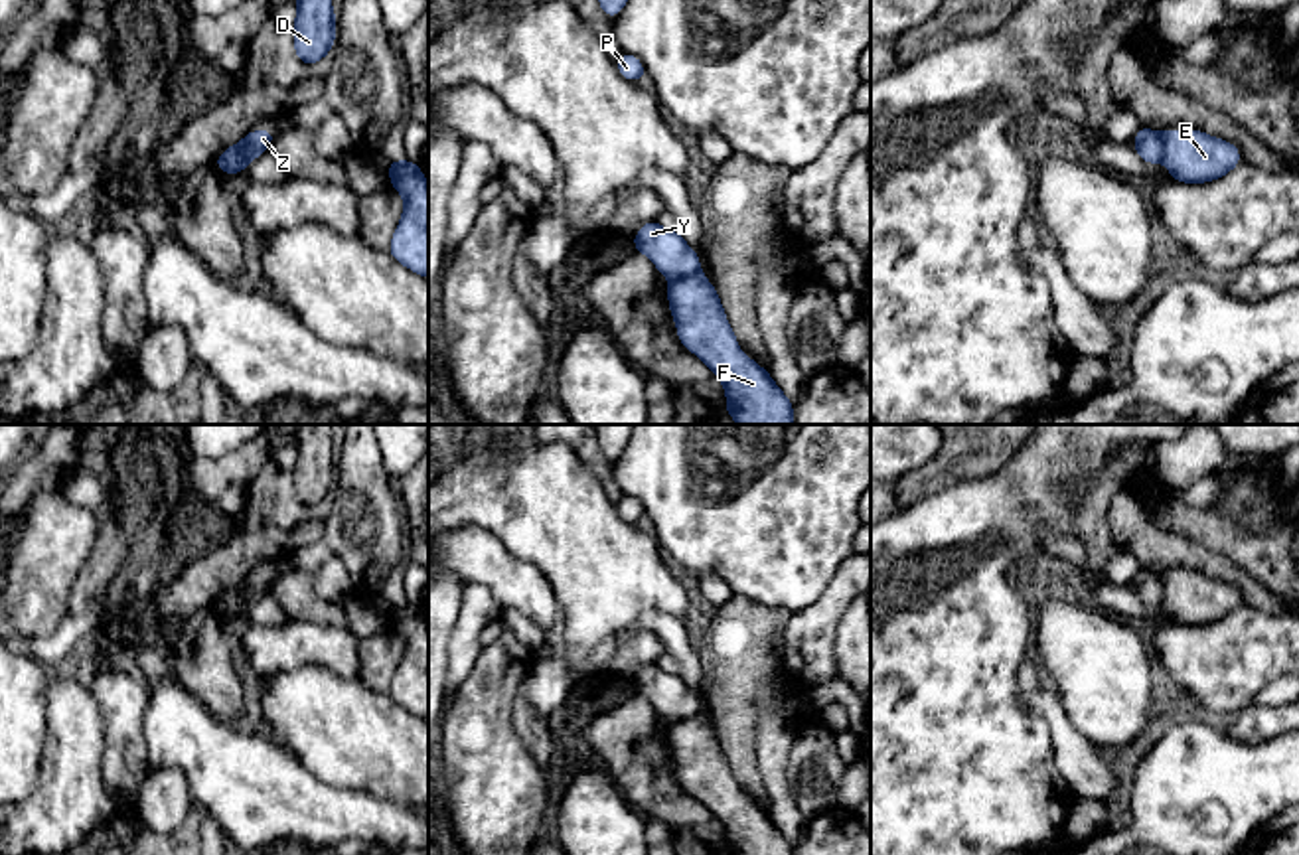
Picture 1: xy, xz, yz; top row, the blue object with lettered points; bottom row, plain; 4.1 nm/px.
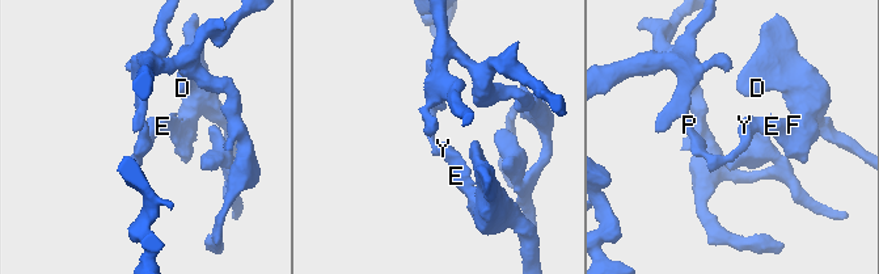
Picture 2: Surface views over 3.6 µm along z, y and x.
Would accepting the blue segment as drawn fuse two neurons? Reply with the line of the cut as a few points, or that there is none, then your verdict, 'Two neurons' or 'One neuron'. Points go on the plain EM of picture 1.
Split along xy (241, 583), (243, 607), (239, 613). Two neurons

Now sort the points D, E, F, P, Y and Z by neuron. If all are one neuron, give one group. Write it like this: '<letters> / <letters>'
D E F Z / P Y

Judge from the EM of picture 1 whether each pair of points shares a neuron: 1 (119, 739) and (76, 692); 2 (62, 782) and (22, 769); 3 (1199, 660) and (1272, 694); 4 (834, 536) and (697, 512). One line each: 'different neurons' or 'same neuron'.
1: different neurons
2: different neurons
3: different neurons
4: same neuron

